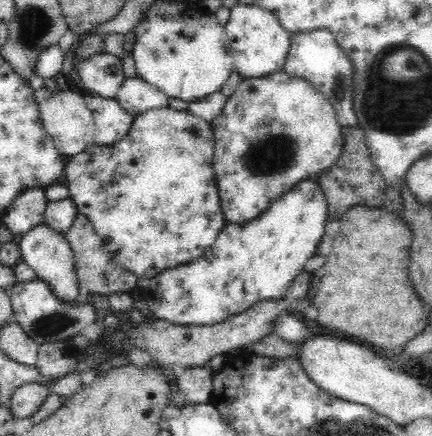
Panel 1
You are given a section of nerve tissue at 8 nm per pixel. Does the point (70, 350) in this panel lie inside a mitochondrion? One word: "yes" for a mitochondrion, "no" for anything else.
yes

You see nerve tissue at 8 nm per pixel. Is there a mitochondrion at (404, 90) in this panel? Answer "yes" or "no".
yes

